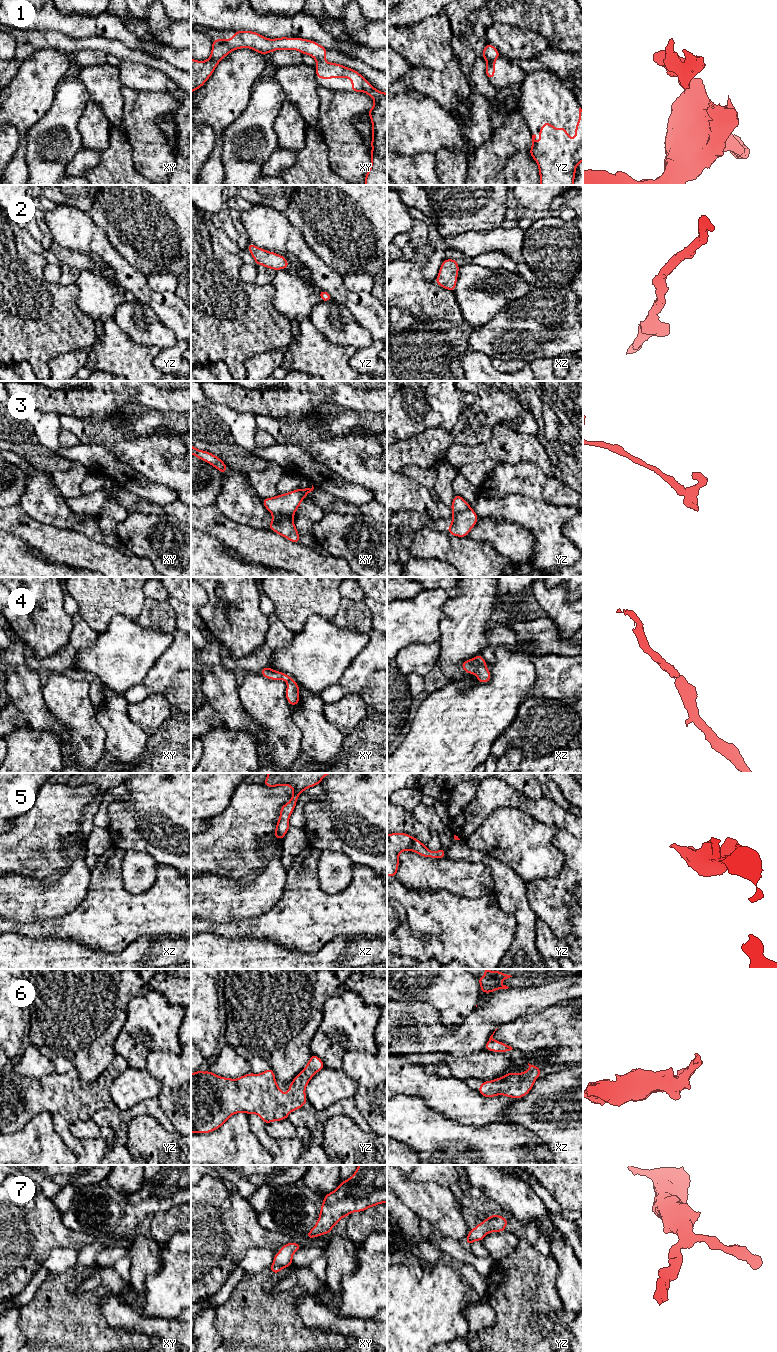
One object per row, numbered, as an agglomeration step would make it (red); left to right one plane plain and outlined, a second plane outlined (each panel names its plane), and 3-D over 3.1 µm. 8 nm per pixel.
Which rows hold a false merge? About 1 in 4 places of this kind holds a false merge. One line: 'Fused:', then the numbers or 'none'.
Fused: 1, 3

